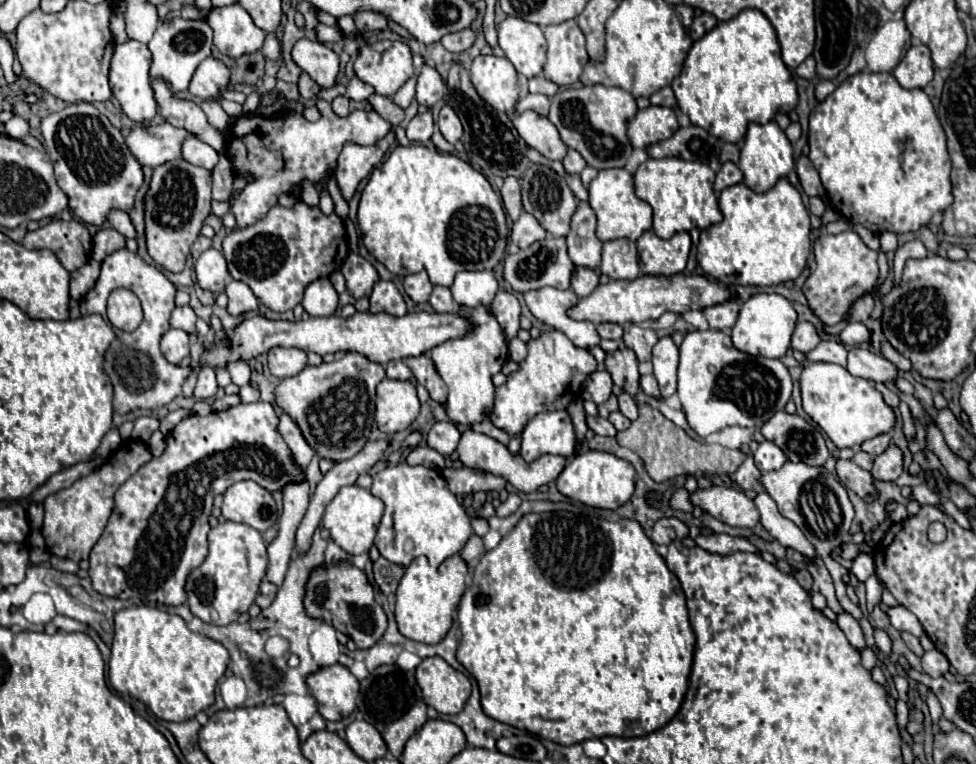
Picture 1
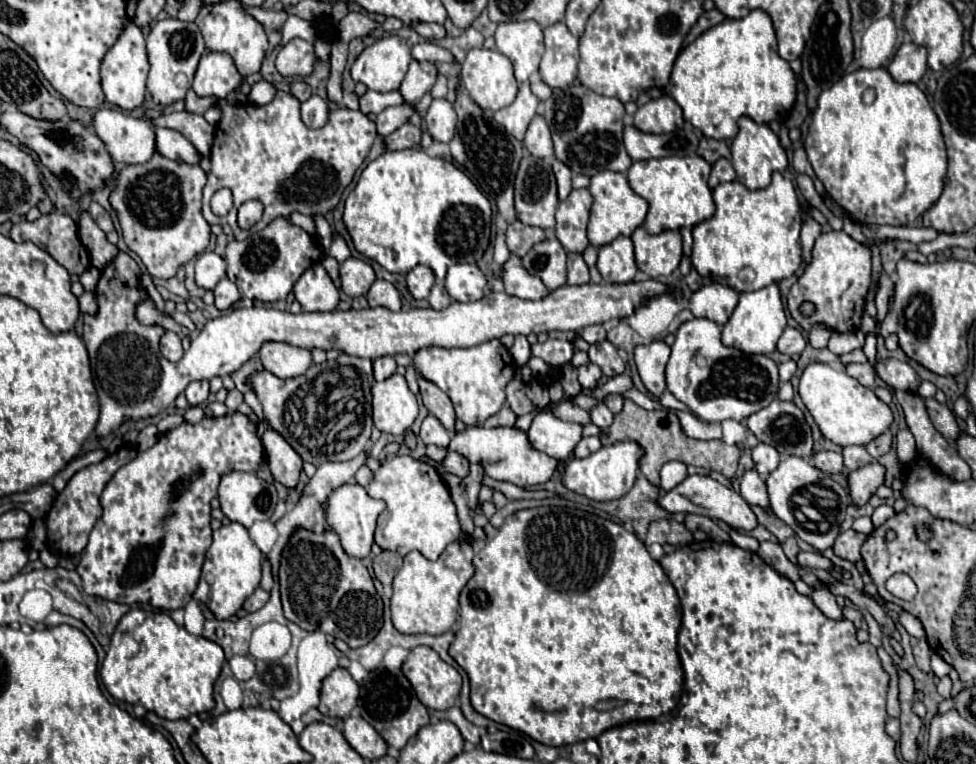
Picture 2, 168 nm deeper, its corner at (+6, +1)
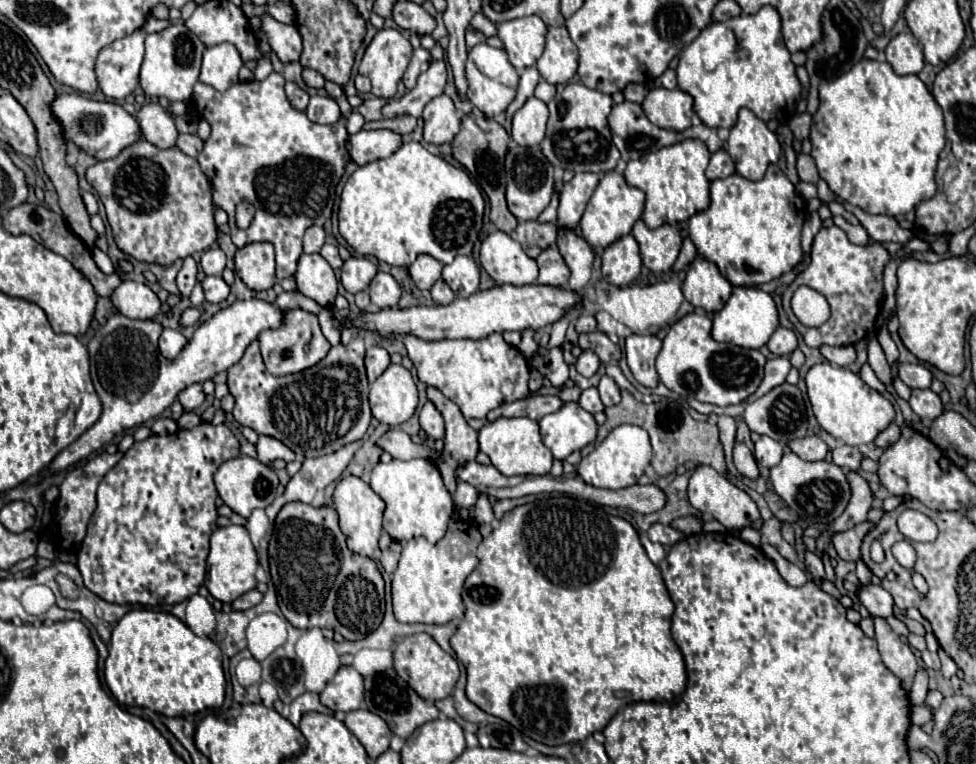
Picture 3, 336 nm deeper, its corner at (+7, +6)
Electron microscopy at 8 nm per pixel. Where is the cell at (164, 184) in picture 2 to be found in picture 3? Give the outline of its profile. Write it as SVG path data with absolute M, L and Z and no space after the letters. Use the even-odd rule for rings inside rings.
M139 138L119 156L95 162L85 176L107 210L117 248L141 262L171 266L179 258L207 250L217 240L217 208L209 180L197 160L175 146L161 150Z

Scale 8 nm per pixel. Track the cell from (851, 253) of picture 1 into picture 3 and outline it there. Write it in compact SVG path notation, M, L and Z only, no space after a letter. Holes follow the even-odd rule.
M829 226L819 230L811 246L811 264L783 292L783 308L789 316L789 322L799 330L807 346L819 348L821 344L829 344L829 346L857 344L869 332L875 330L875 320L881 312L881 300L883 300L883 268L889 260L891 256L881 242L869 242L867 246L857 246L849 242L845 230L841 230L839 226ZM801 284L821 292L831 306L831 318L819 328L803 326L791 312L789 300Z

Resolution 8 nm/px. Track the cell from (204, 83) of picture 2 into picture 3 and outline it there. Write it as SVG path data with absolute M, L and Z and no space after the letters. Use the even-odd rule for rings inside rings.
M229 42L211 46L203 52L203 66L199 80L223 92L235 82L239 82L239 68L243 66L241 54Z

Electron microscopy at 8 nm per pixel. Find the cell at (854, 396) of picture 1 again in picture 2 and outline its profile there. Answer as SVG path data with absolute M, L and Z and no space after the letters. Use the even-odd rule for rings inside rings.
M810 363L804 369L798 393L806 409L814 417L816 425L820 427L822 435L840 447L866 445L874 437L886 433L892 423L890 407L884 401L880 401L872 389L858 385L858 381L854 381L842 369L834 369L826 363Z

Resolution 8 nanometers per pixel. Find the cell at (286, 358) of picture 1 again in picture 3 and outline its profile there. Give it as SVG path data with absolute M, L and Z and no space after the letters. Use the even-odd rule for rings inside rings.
M301 308L283 310L281 326L261 332L259 334L259 344L261 344L261 356L263 356L263 362L265 362L265 368L273 376L303 372L311 366L315 366L317 362L321 362L331 348L329 340L321 332L317 316L311 314L311 312L305 312Z

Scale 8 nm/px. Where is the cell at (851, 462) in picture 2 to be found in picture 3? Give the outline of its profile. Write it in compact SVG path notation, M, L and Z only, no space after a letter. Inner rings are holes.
M839 444L835 450L831 450L831 456L833 456L833 464L841 466L843 470L857 470L863 458L857 448L847 444Z

